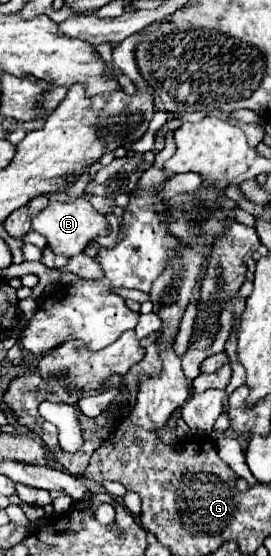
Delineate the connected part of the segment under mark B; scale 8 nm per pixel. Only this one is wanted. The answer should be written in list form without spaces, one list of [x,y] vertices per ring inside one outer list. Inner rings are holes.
[[[84,197],[72,201],[72,203],[54,203],[50,207],[46,207],[42,213],[38,213],[32,219],[34,231],[42,233],[48,239],[48,247],[56,253],[56,255],[64,255],[64,257],[74,257],[84,253],[84,249],[96,241],[100,235],[108,235],[108,221],[104,215],[100,215],[92,203]]]

